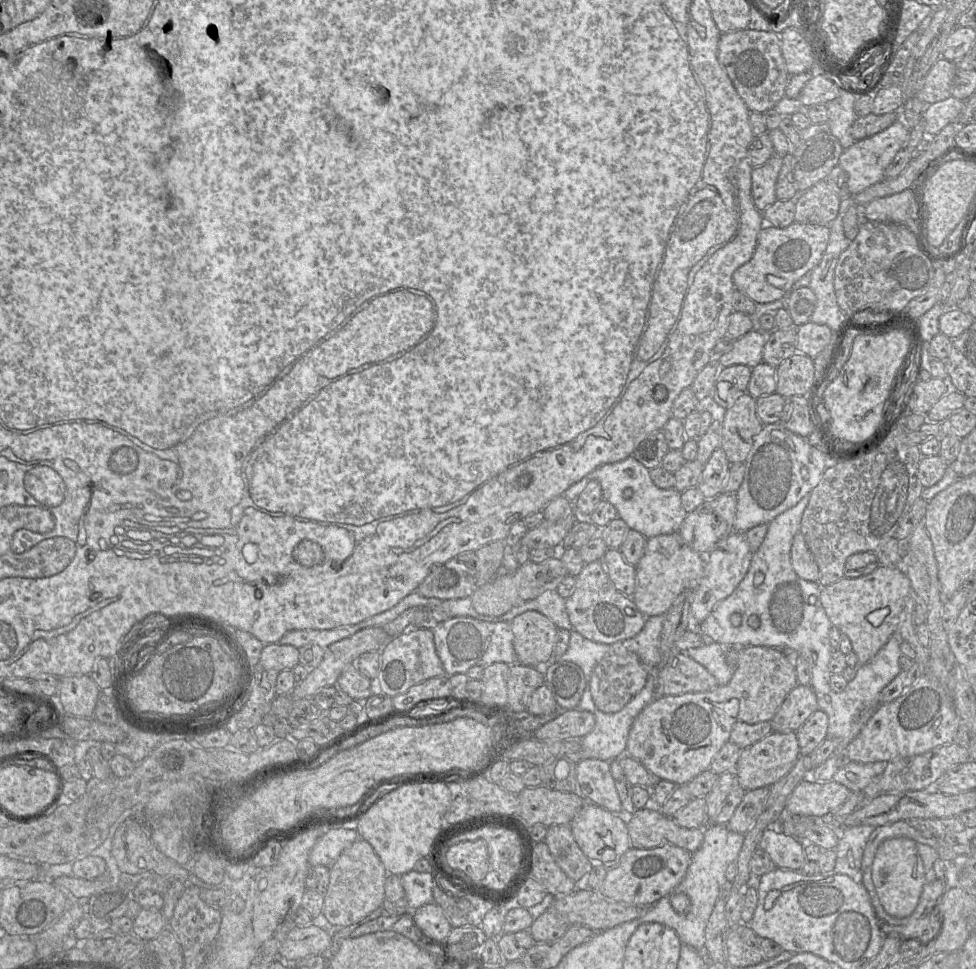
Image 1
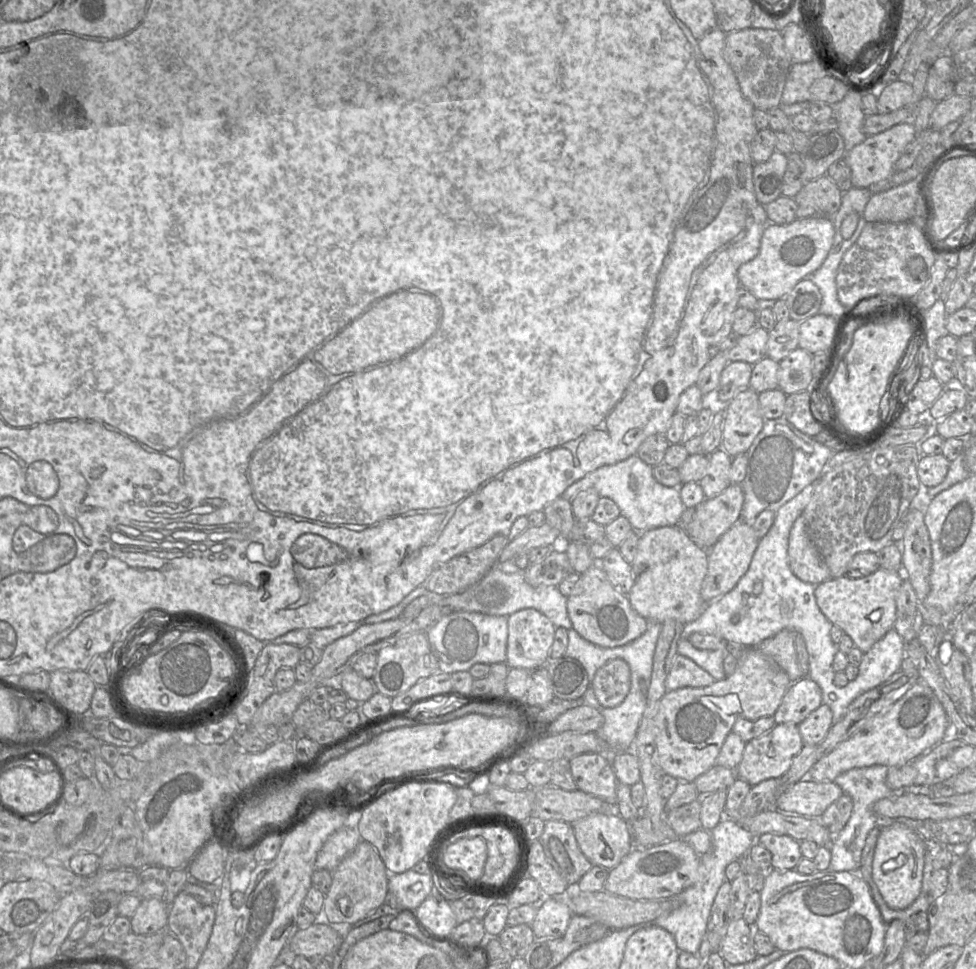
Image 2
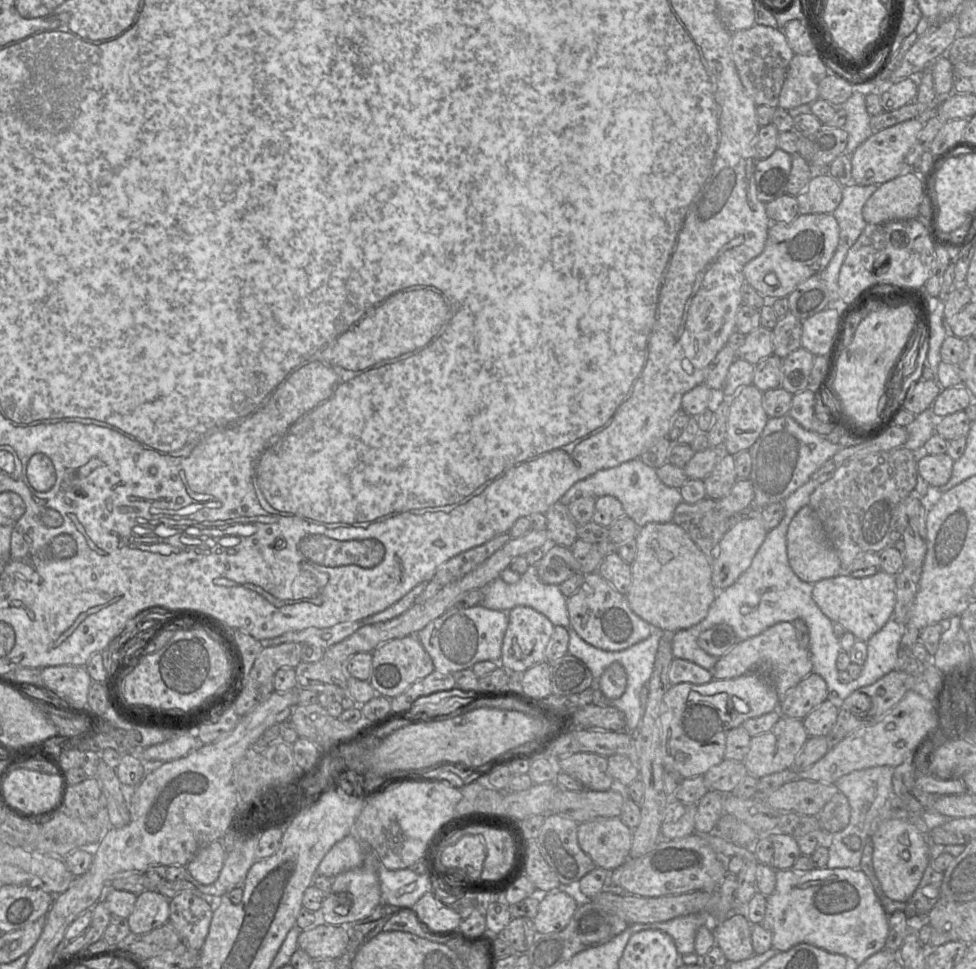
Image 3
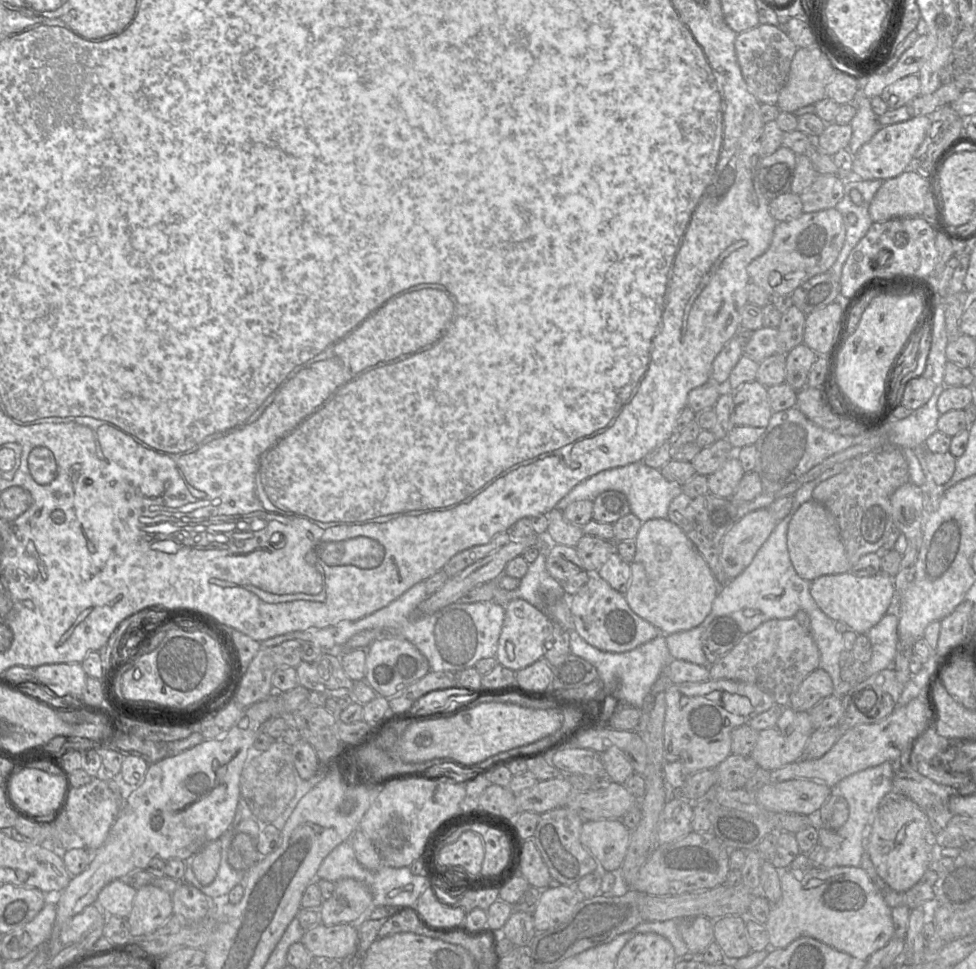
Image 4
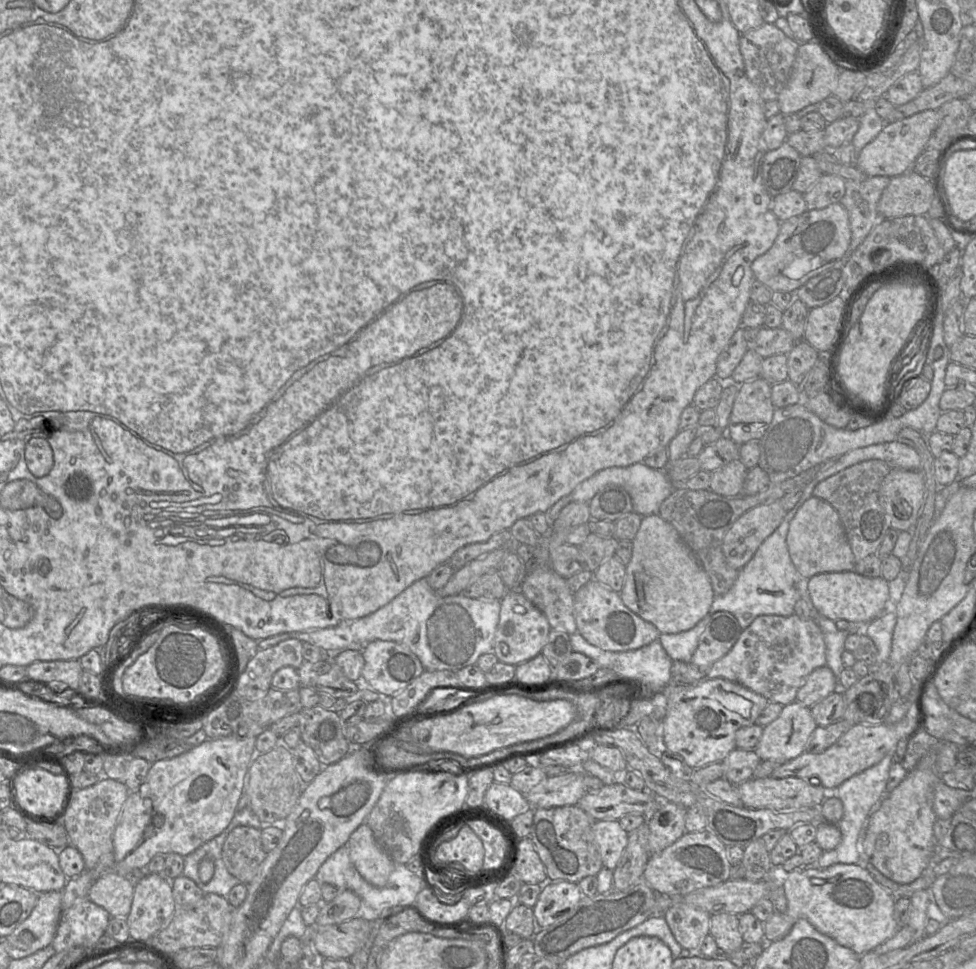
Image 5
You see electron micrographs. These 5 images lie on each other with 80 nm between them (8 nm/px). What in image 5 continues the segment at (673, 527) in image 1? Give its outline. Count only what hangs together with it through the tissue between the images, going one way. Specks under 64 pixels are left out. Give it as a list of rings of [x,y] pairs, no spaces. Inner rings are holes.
[[[643,462],[634,463],[627,467],[610,467],[603,469],[584,480],[567,496],[559,499],[547,511],[549,521],[553,521],[559,512],[573,502],[589,503],[595,494],[607,485],[617,485],[624,488],[631,497],[633,511],[642,517],[658,514],[662,502],[674,491],[674,486],[664,470],[648,467]]]

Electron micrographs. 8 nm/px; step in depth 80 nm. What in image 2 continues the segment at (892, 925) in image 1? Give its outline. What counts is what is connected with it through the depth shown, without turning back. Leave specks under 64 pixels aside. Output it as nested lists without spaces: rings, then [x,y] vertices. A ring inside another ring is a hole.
[[[875,884],[871,886],[877,905],[881,909],[881,916],[886,924],[895,919],[902,920],[910,933],[928,932],[929,930],[929,898],[923,891],[917,899],[907,908],[896,910],[890,908],[884,901]]]

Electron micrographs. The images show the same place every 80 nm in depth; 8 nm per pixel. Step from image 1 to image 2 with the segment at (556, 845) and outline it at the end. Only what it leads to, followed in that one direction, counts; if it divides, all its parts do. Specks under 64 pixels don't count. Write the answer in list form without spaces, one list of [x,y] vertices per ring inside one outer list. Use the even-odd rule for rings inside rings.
[[[546,821],[538,841],[548,862],[568,885],[579,882],[593,866],[580,850],[568,822]]]

